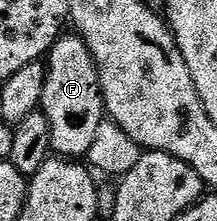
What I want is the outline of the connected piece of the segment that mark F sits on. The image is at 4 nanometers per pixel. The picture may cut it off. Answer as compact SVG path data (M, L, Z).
M74 32L56 38L45 59L47 75L41 92L41 113L49 120L51 148L58 157L83 160L88 157L98 129L105 123L103 89L99 87L99 69L83 43Z

